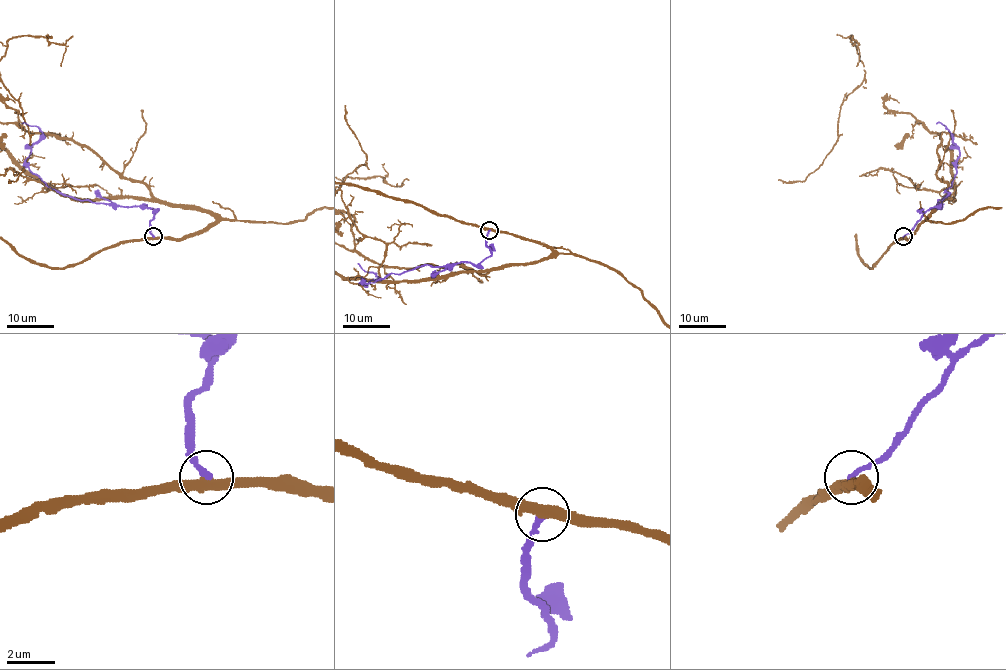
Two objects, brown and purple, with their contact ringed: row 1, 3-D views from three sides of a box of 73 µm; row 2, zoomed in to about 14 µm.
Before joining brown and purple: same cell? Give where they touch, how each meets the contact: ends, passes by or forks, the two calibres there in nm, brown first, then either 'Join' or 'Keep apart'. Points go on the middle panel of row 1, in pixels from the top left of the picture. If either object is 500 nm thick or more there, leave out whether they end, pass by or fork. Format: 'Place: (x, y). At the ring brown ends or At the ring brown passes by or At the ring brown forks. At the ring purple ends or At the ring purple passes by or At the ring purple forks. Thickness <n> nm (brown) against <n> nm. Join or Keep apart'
Place: (489, 230). At the ring brown passes by. At the ring purple ends. Thickness 400 nm (brown) against 240 nm. Keep apart

